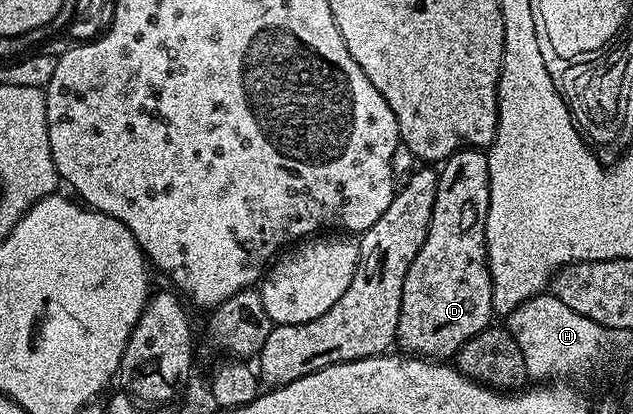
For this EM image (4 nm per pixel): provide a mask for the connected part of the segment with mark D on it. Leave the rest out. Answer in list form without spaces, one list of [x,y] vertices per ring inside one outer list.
[[[460,149],[454,155],[450,155],[439,166],[436,174],[436,194],[434,195],[434,207],[432,208],[432,218],[430,227],[426,231],[426,239],[414,255],[414,263],[410,263],[410,271],[406,271],[406,279],[402,279],[402,307],[400,308],[400,318],[398,319],[398,331],[396,332],[396,345],[405,354],[415,355],[425,359],[452,359],[457,351],[474,335],[478,335],[482,330],[489,328],[493,324],[494,310],[492,308],[492,280],[488,270],[488,252],[486,251],[486,215],[490,207],[490,167],[488,166],[488,154],[484,149]]]

